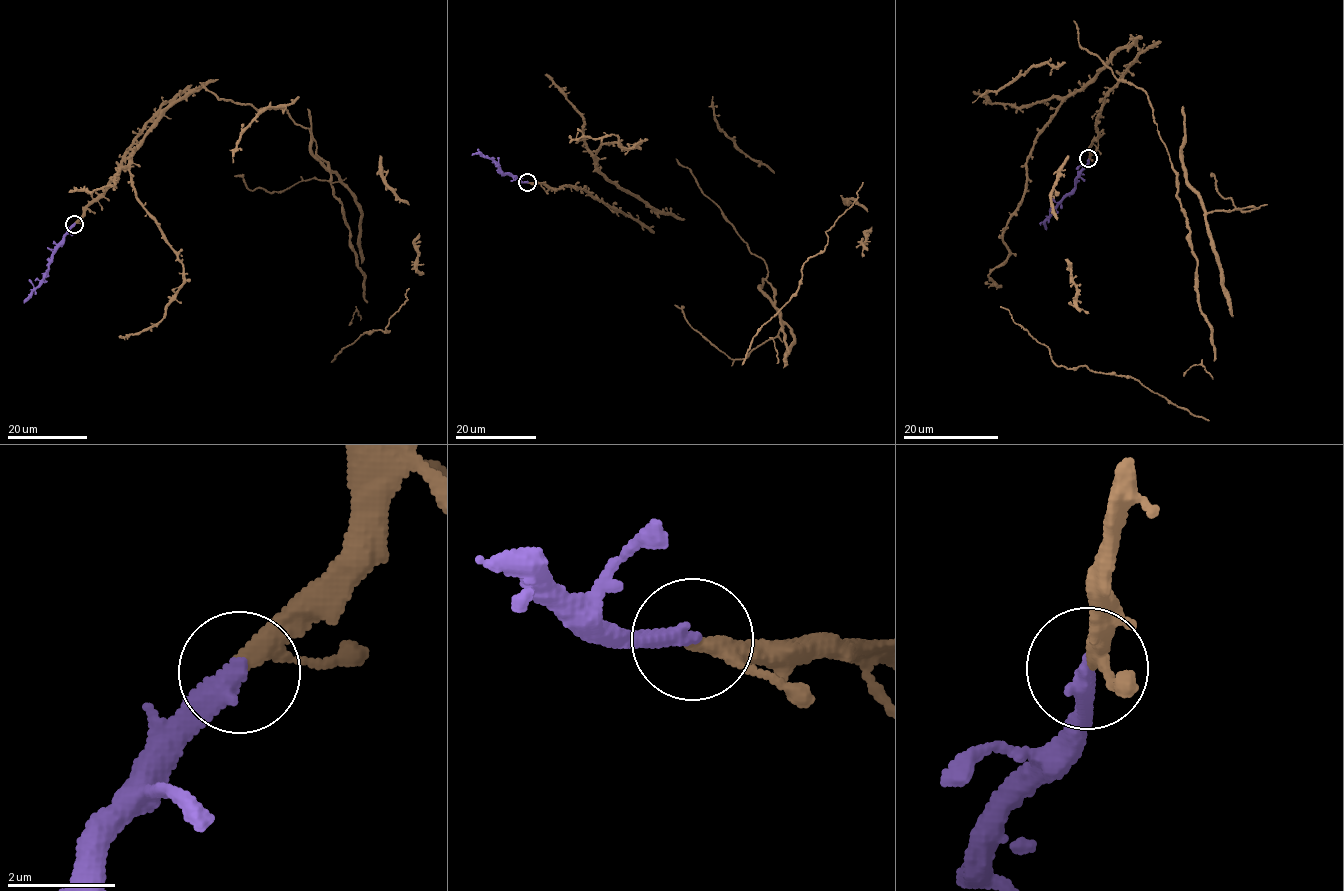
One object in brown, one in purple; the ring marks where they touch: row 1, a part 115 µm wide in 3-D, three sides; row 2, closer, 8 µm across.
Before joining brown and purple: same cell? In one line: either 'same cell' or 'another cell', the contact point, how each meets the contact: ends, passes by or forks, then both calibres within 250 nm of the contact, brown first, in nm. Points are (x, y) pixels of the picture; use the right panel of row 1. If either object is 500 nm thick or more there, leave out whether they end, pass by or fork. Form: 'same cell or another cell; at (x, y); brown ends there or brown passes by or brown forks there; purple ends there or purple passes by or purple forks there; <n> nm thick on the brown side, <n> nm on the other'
same cell; at (1088, 158); brown passes by; purple ends there; 260 nm thick on the brown side, 360 nm on the other

